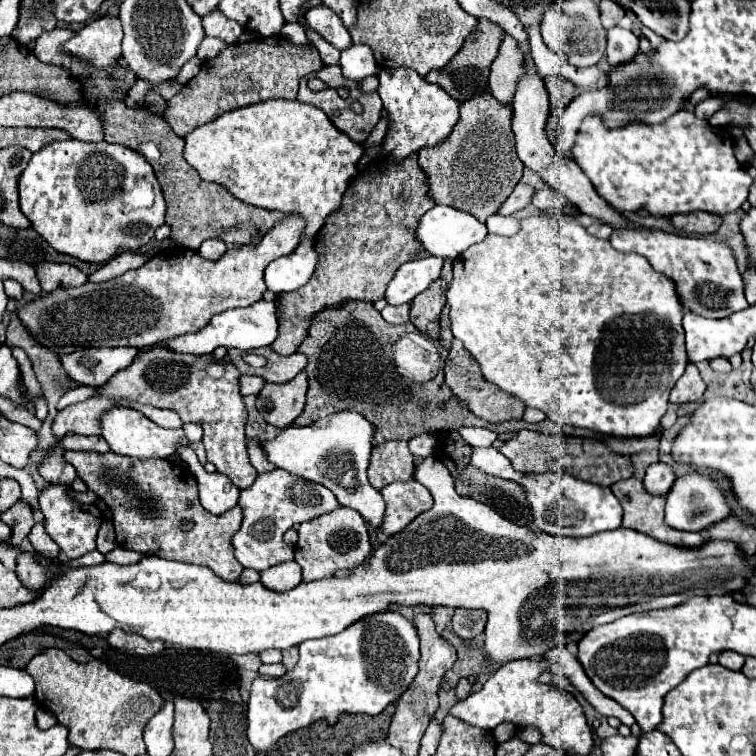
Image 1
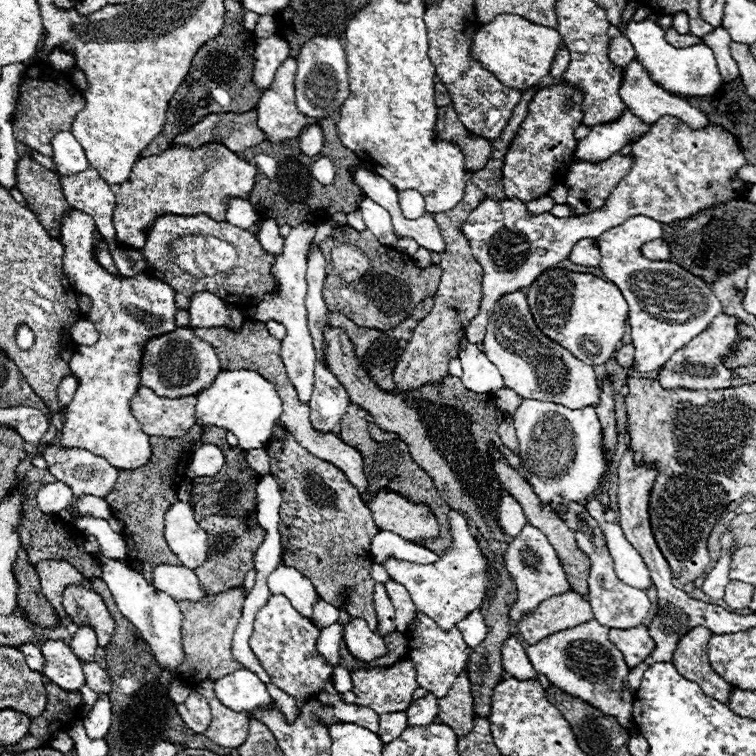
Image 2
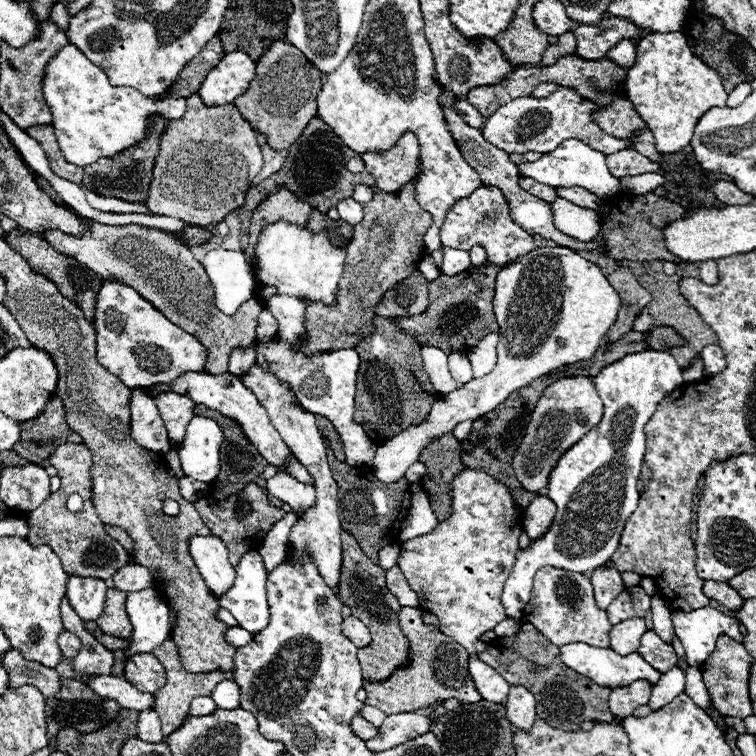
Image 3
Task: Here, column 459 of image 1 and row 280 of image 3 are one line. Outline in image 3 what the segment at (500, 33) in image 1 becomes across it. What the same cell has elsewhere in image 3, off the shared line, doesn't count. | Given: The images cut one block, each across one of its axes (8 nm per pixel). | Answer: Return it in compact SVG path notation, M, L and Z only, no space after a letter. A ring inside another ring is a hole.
M10 230L6 234L6 240L10 242L10 246L14 246L14 250L18 250L18 254L22 254L30 266L34 266L34 270L38 270L40 274L46 274L46 278L50 278L52 282L58 284L58 288L62 290L62 294L66 298L70 298L72 302L76 302L82 310L86 320L94 322L94 302L96 302L96 294L98 294L98 286L102 282L102 278L92 272L90 268L86 268L84 264L80 264L78 260L74 260L72 256L60 254L54 246L50 246L44 238L36 236L36 234L28 234L28 232L20 232L20 230Z

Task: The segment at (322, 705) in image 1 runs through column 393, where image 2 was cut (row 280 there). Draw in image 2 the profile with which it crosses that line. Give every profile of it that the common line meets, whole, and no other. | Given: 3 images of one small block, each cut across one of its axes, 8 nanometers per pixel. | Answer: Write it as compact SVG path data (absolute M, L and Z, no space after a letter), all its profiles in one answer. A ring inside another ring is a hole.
M632 216L624 224L606 230L606 234L602 234L596 240L602 256L598 268L610 282L614 282L620 288L630 308L628 324L632 346L636 348L632 368L636 368L638 372L660 370L676 350L680 350L694 336L706 330L706 326L710 326L710 322L722 312L720 300L712 294L710 286L702 278L684 270L676 262L670 260L656 262L640 254L644 242L650 242L660 236L662 236L660 222L648 216ZM670 308L678 308L678 312ZM674 314L684 314L684 316L676 320Z

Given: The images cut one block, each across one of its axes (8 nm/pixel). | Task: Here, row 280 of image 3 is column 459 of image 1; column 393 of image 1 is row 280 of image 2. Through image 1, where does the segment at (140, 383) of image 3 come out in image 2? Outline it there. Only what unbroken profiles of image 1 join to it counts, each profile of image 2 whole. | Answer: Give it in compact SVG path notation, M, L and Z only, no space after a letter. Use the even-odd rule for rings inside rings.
M70 210L62 218L60 242L64 246L64 274L70 284L90 296L92 310L88 320L100 332L100 340L86 348L76 348L70 358L70 370L80 378L80 386L64 414L62 446L90 450L106 458L120 470L134 470L150 460L150 442L140 422L132 416L130 400L140 386L140 358L146 338L172 332L176 328L174 290L148 274L132 278L112 276L92 258L96 222L82 210Z

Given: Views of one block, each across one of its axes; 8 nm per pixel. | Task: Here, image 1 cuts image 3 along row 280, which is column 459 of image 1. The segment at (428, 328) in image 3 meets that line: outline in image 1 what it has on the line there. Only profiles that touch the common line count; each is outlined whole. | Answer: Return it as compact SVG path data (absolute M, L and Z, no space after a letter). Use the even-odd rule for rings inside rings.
M450 430L450 432L438 432L436 434L438 446L434 450L434 456L450 470L452 478L454 478L454 486L456 492L460 496L468 496L474 498L486 506L490 506L492 510L496 510L500 516L504 516L506 520L520 524L520 526L532 526L532 514L530 514L530 506L528 500L524 496L524 490L516 484L516 482L508 482L504 478L496 478L496 476L488 476L482 470L476 470L476 466L472 466L468 462L468 458L472 456L472 448L460 438L458 430Z

